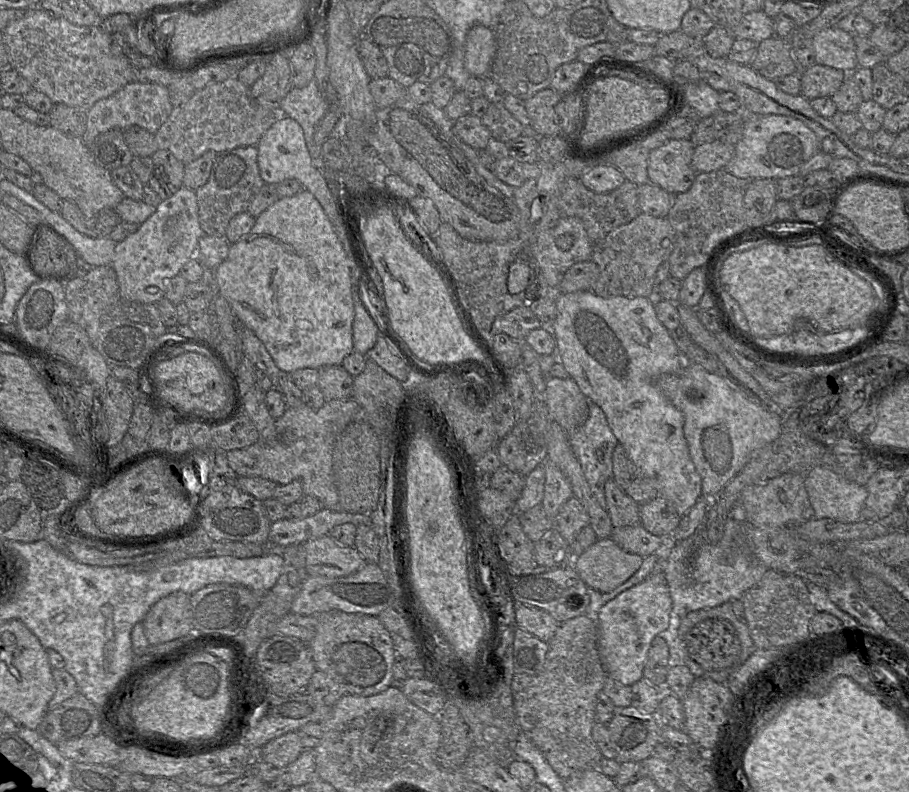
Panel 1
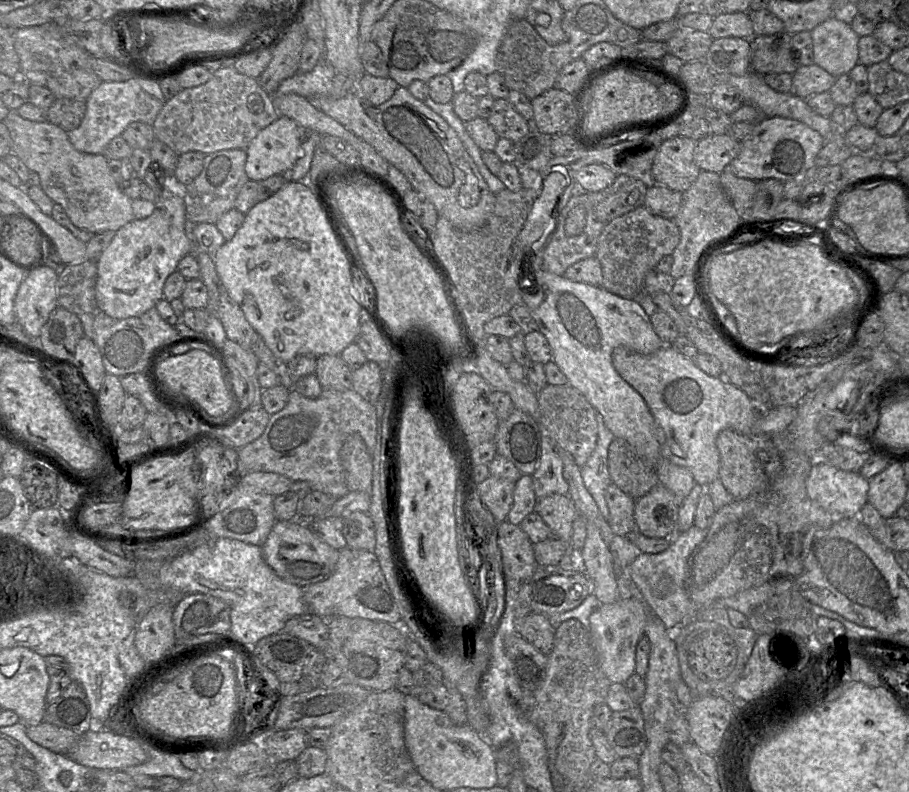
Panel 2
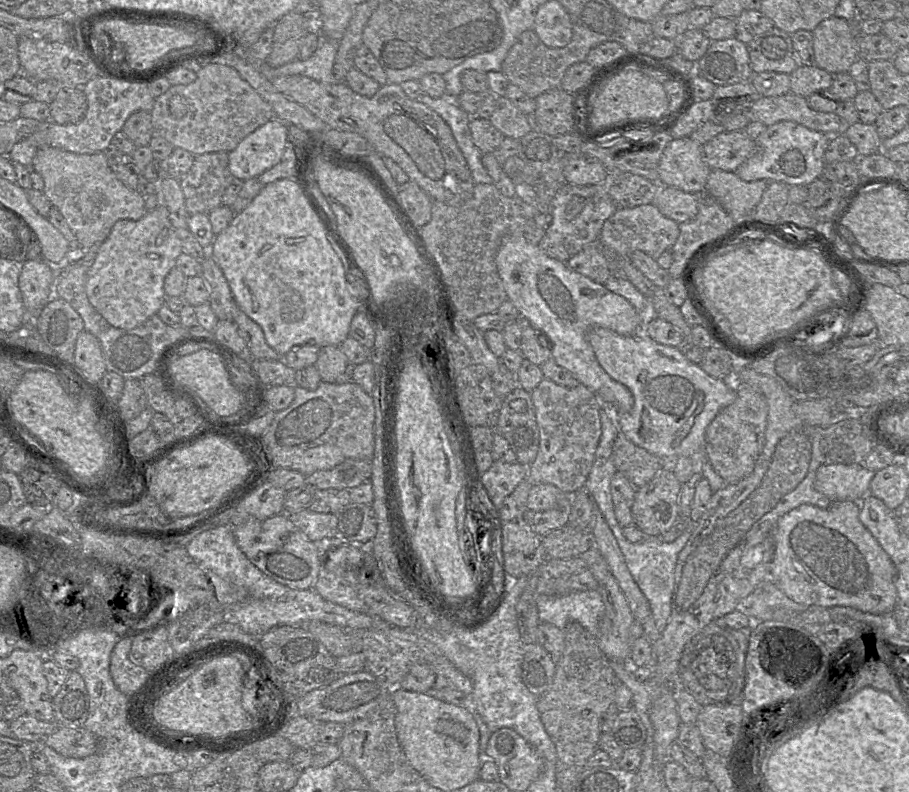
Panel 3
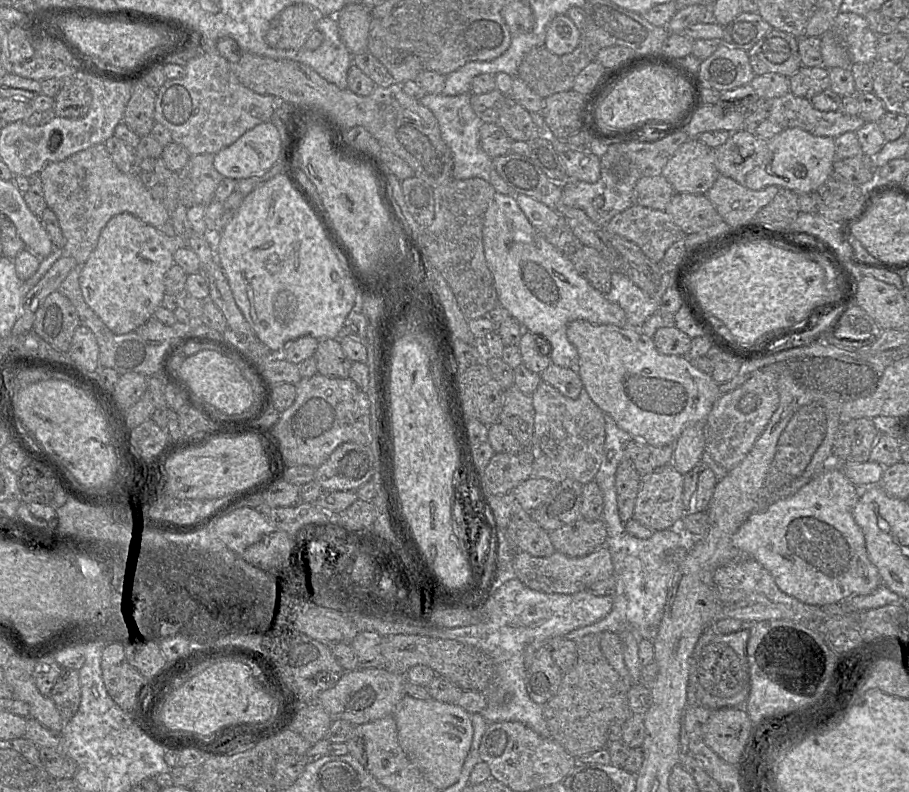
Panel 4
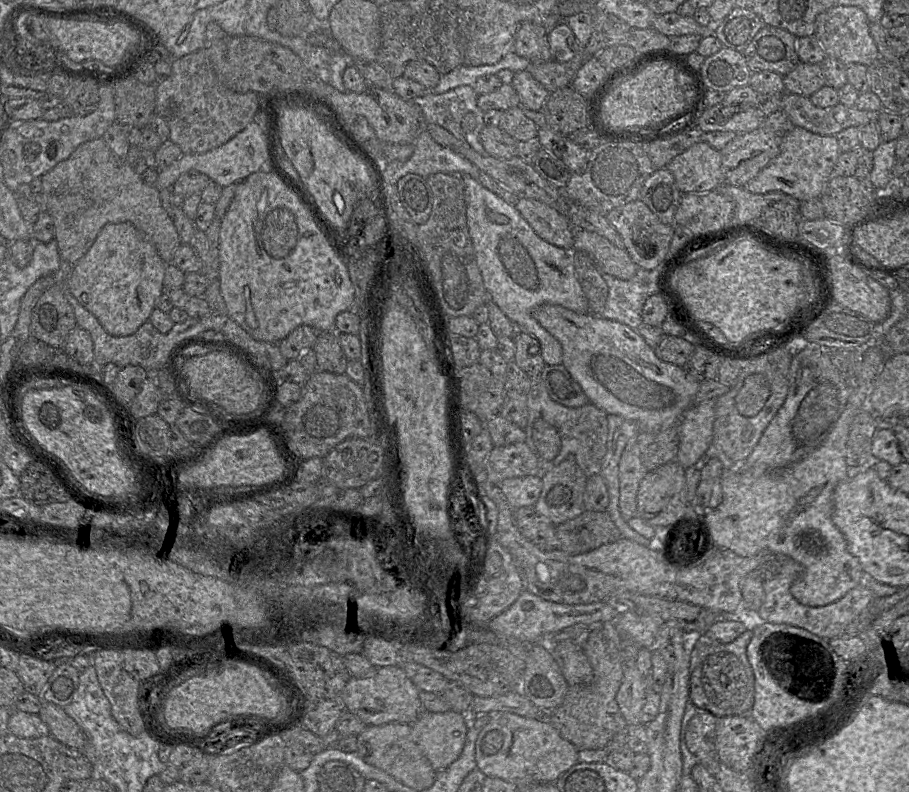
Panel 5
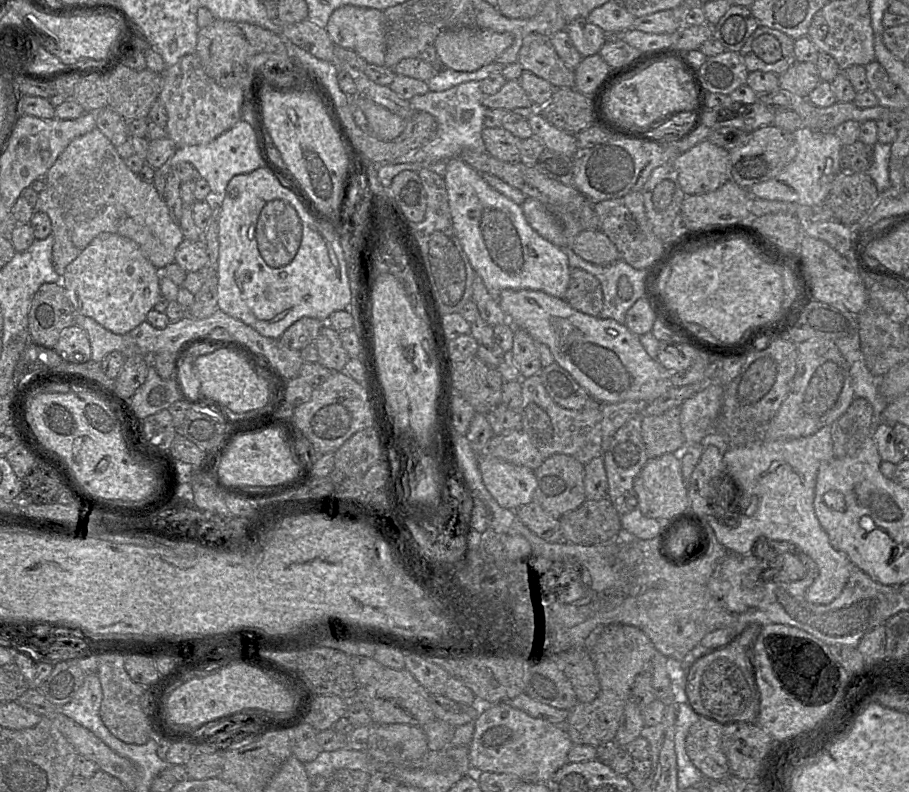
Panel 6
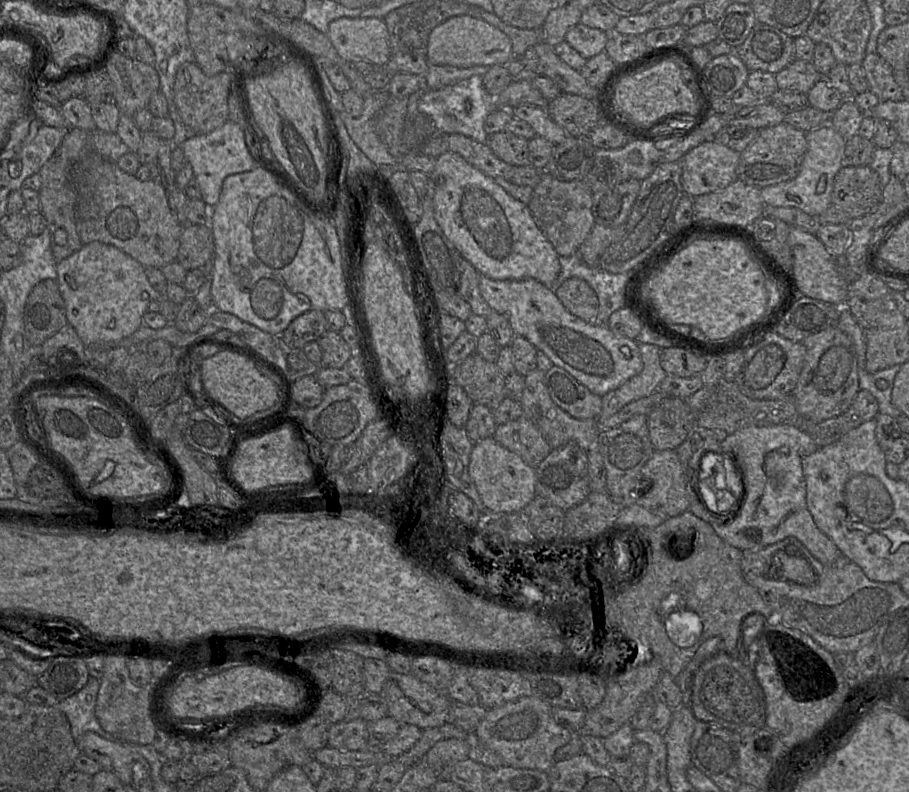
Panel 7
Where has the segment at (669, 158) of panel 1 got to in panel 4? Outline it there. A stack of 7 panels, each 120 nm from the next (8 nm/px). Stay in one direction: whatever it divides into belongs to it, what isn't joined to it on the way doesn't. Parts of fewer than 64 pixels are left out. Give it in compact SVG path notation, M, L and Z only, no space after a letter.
M691 138L676 150L664 166L661 175L671 184L675 193L705 195L719 176L714 150L698 139Z

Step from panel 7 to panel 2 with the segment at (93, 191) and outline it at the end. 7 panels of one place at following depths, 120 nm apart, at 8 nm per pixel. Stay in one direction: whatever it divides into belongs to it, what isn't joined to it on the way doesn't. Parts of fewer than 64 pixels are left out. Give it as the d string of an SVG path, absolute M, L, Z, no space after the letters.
M15 110L2 121L9 130L11 152L31 171L39 175L41 188L56 204L61 205L71 222L92 234L114 231L135 219L132 200L117 186L108 159L103 154L77 151L60 127L46 122L33 122L20 117Z

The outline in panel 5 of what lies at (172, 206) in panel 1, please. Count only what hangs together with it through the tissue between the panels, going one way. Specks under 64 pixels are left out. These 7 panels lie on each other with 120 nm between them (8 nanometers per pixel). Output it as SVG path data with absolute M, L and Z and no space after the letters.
M109 223L100 230L86 254L69 270L67 288L79 303L96 317L107 333L113 336L128 336L148 321L156 308L156 301L164 292L166 265L154 245L133 224Z

